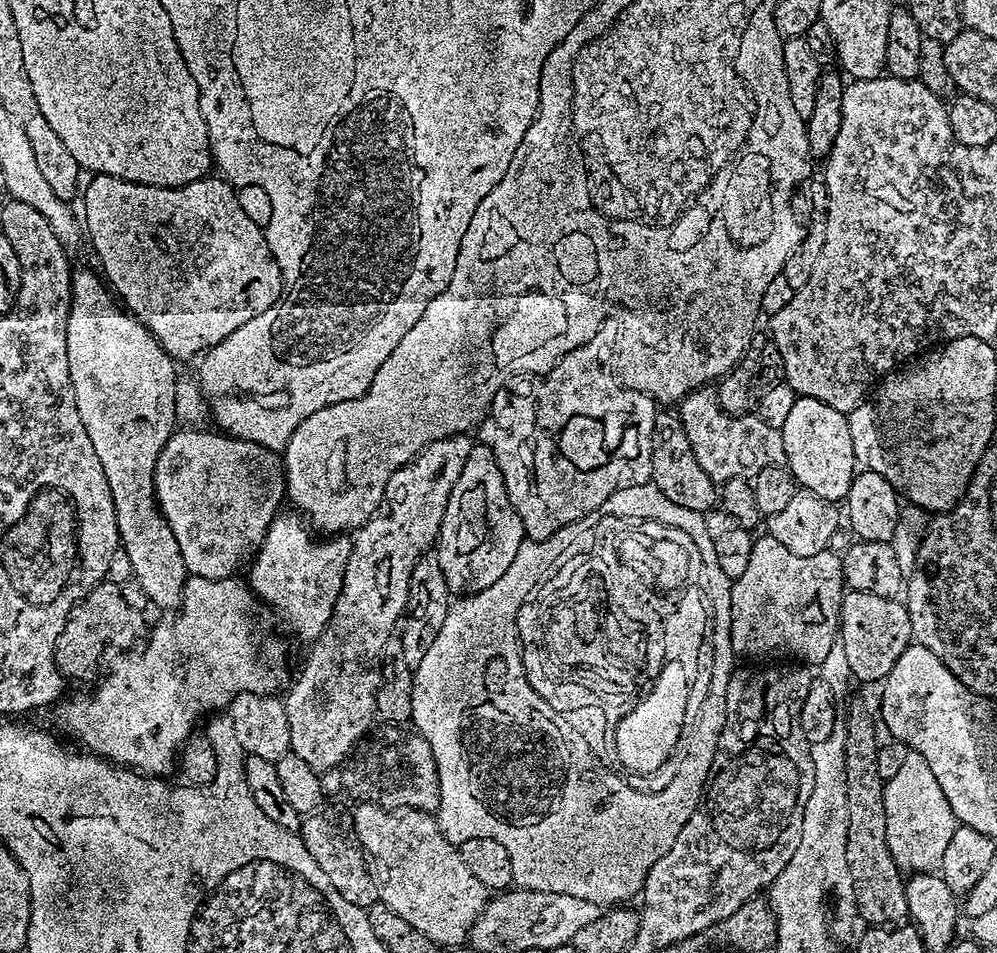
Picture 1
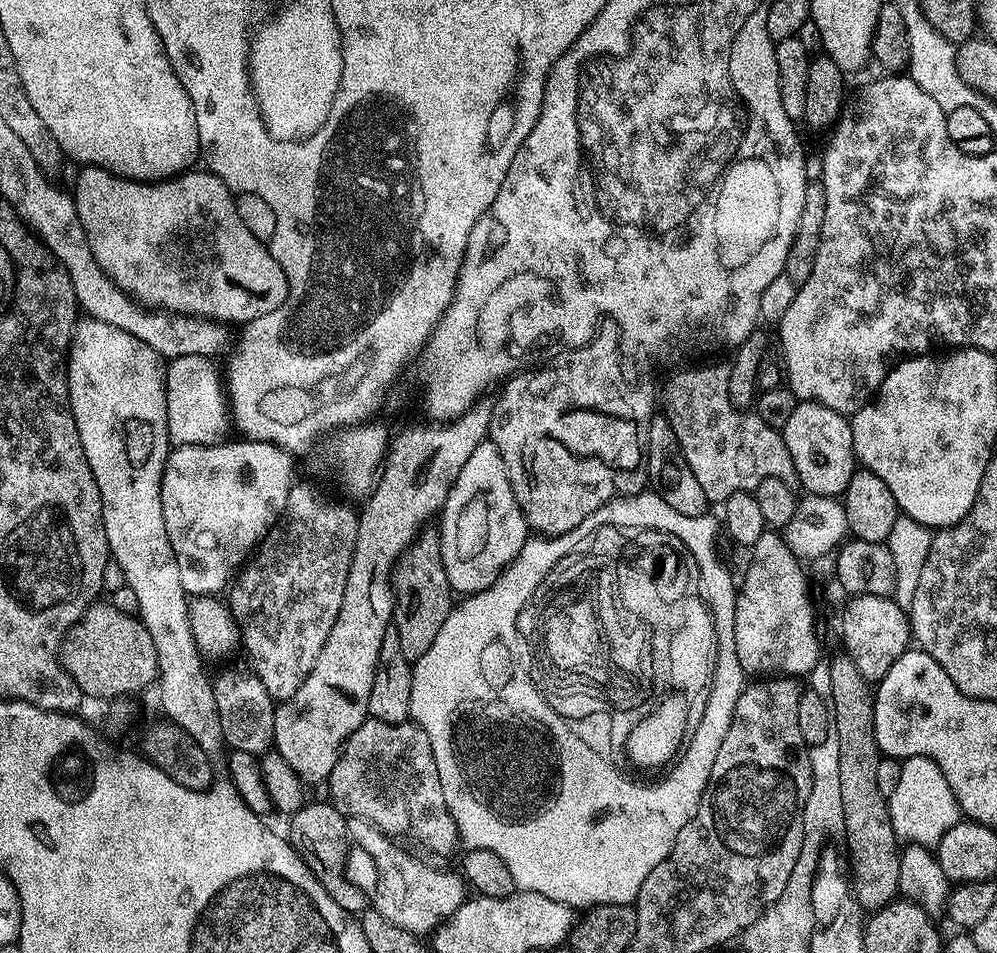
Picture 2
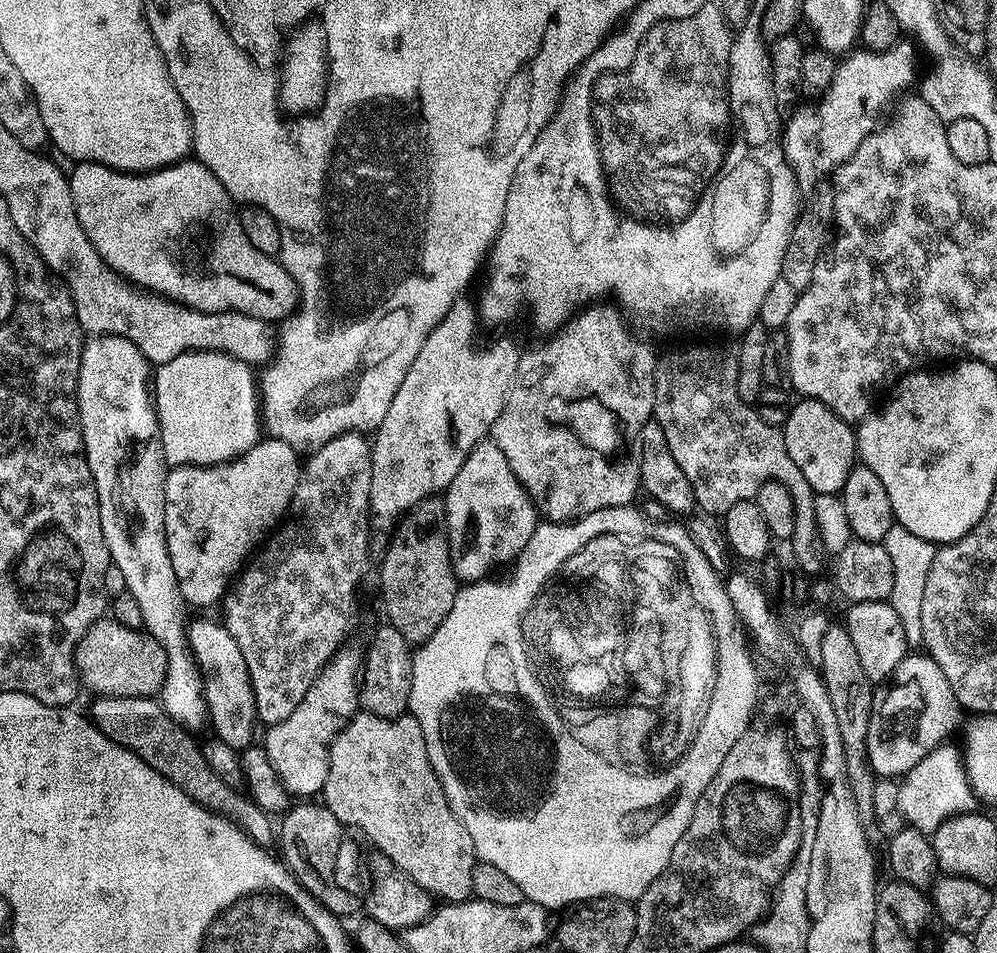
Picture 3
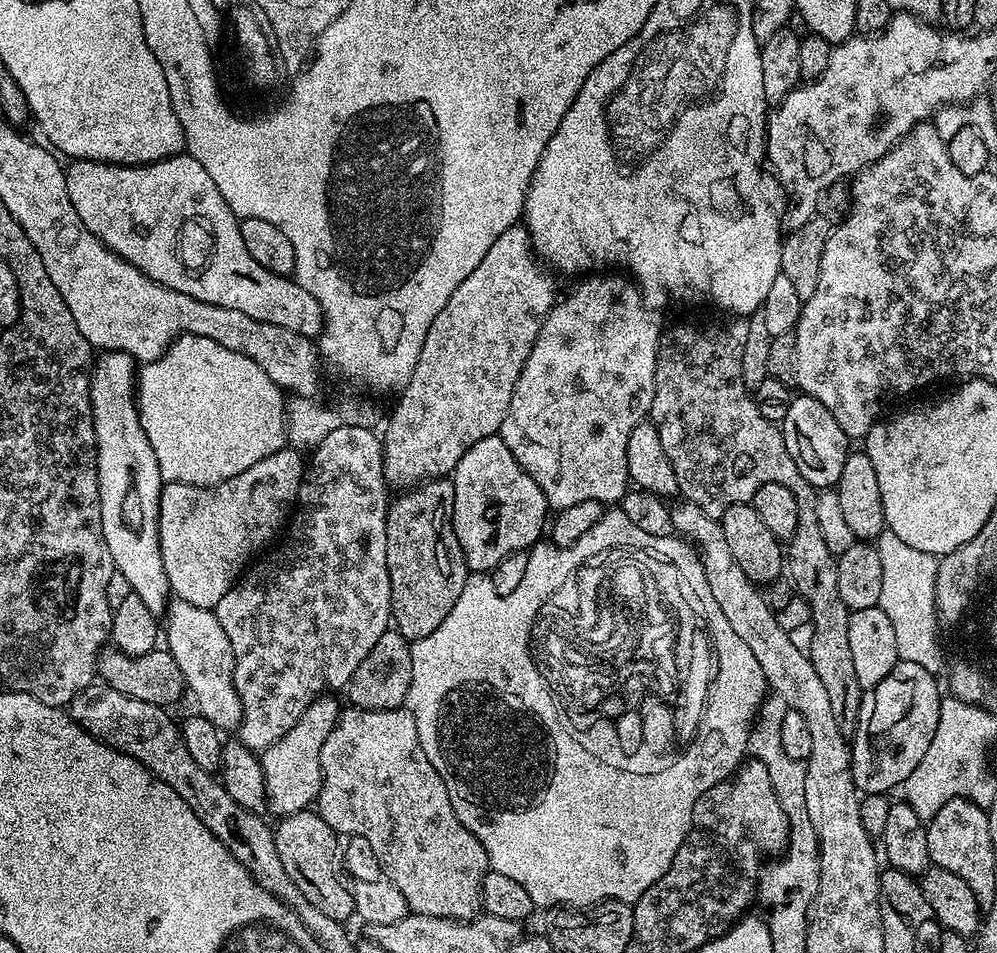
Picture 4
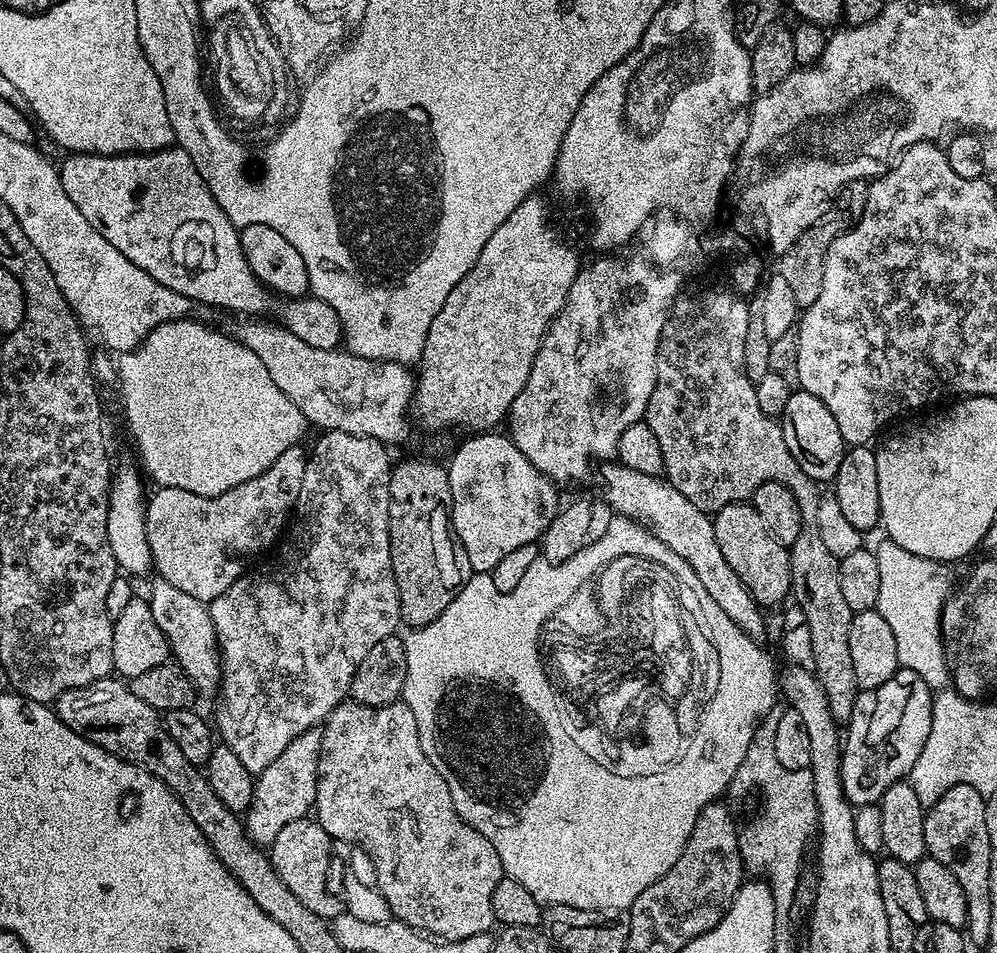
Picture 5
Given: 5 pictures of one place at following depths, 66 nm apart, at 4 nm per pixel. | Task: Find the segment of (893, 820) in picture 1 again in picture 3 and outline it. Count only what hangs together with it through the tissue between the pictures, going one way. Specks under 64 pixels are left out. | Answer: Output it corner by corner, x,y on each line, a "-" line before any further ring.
952,742
939,744
926,754
926,758
917,760
915,766
899,781
899,785
898,812
901,817
904,815
903,823
926,834
936,832
938,826
951,816
973,811
978,804
972,785
968,782
961,749
957,745
955,748

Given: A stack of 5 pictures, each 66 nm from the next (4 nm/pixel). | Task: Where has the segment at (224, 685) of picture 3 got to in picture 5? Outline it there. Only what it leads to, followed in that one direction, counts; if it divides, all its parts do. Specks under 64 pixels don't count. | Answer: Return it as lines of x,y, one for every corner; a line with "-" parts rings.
155,577
153,581
148,601
154,622
168,643
171,659
180,665
201,697
215,697
220,690
220,649
207,605
170,585
165,579

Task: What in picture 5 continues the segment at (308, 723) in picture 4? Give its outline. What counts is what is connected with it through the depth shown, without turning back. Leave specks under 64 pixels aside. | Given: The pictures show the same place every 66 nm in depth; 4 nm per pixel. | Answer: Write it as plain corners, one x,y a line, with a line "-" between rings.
313,730
298,734
266,770
255,777
252,801
246,813
248,836
257,846
271,846
286,822
305,819
313,811
318,786
318,758
320,757
320,732

